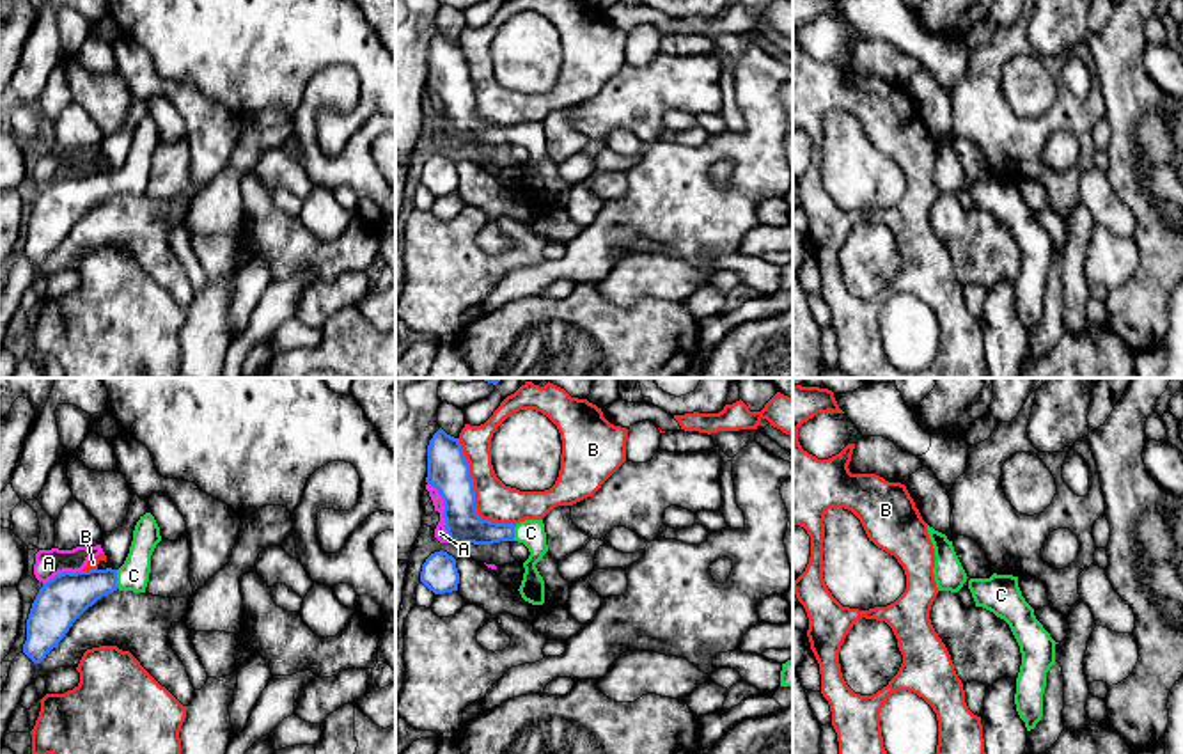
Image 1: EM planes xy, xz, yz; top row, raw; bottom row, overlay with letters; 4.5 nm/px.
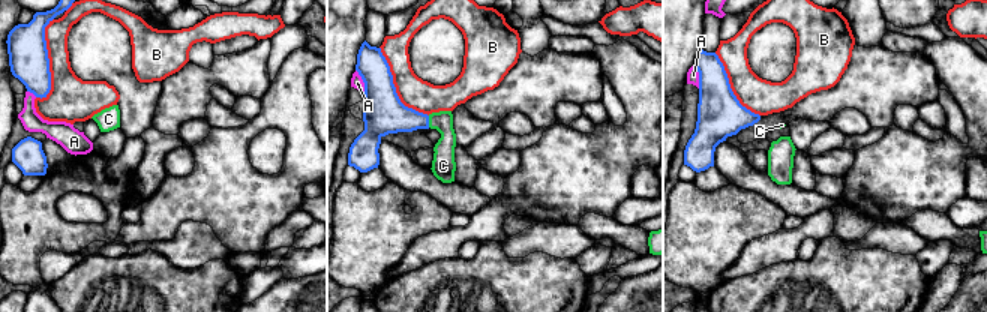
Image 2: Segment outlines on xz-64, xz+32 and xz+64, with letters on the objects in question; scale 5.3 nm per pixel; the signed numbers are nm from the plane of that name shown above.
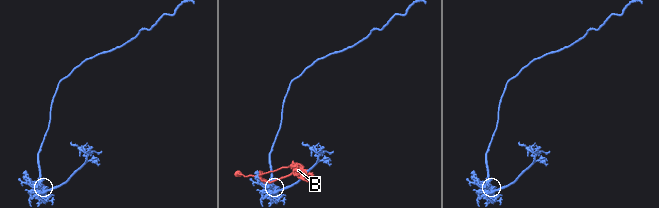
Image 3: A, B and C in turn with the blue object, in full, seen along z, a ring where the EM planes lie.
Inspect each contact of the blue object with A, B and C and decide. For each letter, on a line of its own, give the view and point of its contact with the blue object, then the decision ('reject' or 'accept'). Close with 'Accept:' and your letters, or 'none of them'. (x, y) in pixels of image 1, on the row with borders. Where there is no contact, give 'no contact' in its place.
A: meets blue in xz at (444, 511); reject
B: meets blue in xz at (474, 495); reject
C: meets blue in xy at (116, 579); accept
Accept: C

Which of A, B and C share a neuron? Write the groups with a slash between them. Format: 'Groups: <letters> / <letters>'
Groups: A / B / C

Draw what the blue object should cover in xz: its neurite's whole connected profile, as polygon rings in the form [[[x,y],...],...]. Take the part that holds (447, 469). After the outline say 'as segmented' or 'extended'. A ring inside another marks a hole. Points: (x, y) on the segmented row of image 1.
[[[442,428],[427,445],[426,483],[435,486],[443,499],[443,518],[450,545],[518,541],[529,548],[530,555],[523,562],[525,573],[518,591],[525,601],[543,605],[544,580],[536,568],[548,552],[543,520],[525,520],[516,525],[482,520],[475,509],[470,465],[459,438],[447,435]]]; extended

